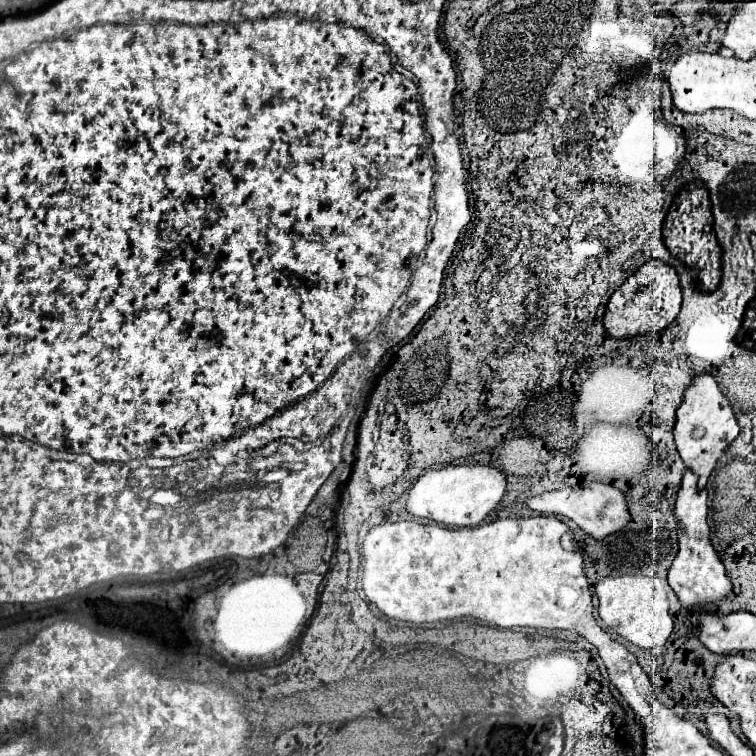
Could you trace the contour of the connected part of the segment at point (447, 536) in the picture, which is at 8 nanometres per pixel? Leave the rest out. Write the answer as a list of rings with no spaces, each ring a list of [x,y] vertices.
[[[536,516],[536,518],[518,518],[518,520],[496,520],[496,522],[488,522],[476,528],[442,528],[438,524],[418,524],[418,522],[386,522],[380,526],[374,526],[366,532],[364,540],[362,540],[362,556],[364,556],[364,568],[362,568],[362,586],[366,592],[366,598],[370,602],[374,602],[378,606],[378,610],[382,614],[386,614],[388,618],[394,620],[404,620],[404,622],[414,622],[414,624],[428,624],[428,622],[436,622],[436,620],[456,620],[460,616],[474,616],[474,618],[482,618],[488,624],[496,624],[500,628],[516,628],[516,626],[530,626],[530,628],[558,628],[558,630],[572,630],[578,632],[580,636],[584,636],[588,642],[592,642],[600,654],[600,658],[604,660],[606,668],[608,668],[608,676],[610,682],[618,688],[618,692],[622,694],[622,698],[630,704],[630,708],[636,714],[636,724],[642,728],[644,739],[650,734],[649,724],[652,722],[652,710],[650,702],[652,701],[652,684],[648,674],[642,670],[642,666],[638,664],[636,656],[628,652],[628,648],[624,644],[620,644],[618,640],[614,640],[606,630],[600,628],[600,624],[594,618],[594,606],[592,606],[592,594],[590,594],[590,584],[586,580],[586,574],[582,570],[582,554],[578,548],[578,542],[574,540],[572,530],[558,518],[554,516]]]

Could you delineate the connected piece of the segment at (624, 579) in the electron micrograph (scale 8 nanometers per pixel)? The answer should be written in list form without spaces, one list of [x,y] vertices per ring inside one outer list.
[[[636,574],[606,576],[596,584],[596,594],[600,598],[598,614],[604,620],[604,624],[624,640],[648,650],[662,648],[674,628],[666,592],[668,586],[658,578],[636,576]]]

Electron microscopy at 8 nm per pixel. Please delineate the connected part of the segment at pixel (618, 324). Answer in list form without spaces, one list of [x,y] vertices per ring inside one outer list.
[[[648,260],[618,290],[614,290],[614,294],[608,300],[602,322],[608,336],[616,340],[648,332],[662,332],[676,320],[680,312],[680,302],[682,302],[682,290],[674,268],[670,268],[662,260]]]

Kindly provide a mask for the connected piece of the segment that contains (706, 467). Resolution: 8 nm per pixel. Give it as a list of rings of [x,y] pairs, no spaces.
[[[702,374],[694,378],[690,388],[684,392],[684,402],[676,414],[676,428],[674,428],[674,444],[684,460],[684,464],[698,476],[700,490],[706,488],[706,482],[716,468],[718,460],[726,454],[728,446],[738,438],[736,416],[732,412],[730,402],[722,396],[718,384],[710,374]]]

